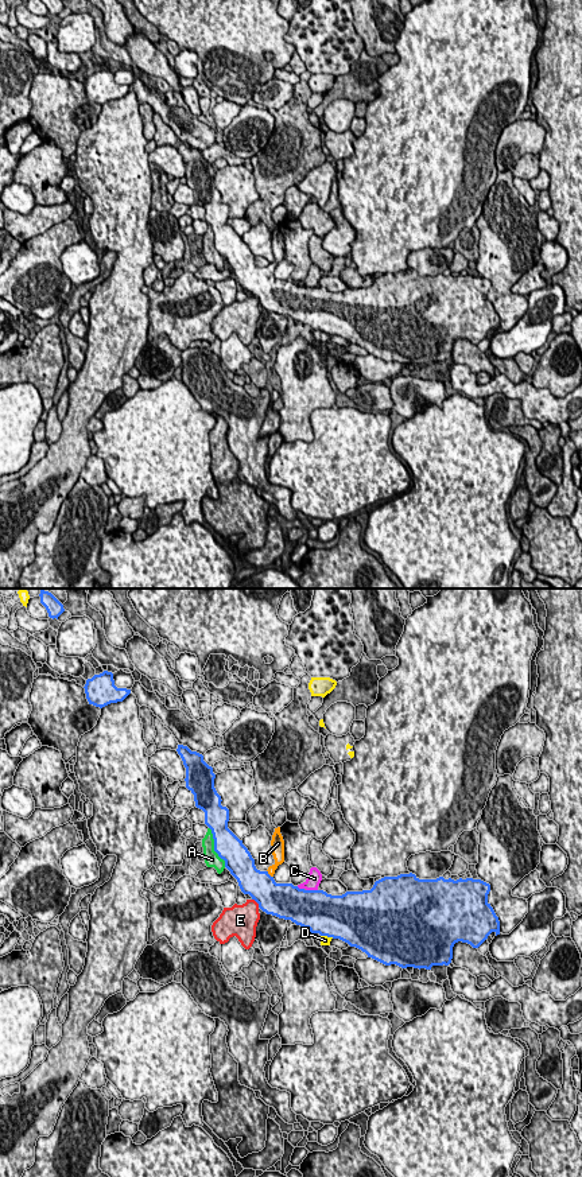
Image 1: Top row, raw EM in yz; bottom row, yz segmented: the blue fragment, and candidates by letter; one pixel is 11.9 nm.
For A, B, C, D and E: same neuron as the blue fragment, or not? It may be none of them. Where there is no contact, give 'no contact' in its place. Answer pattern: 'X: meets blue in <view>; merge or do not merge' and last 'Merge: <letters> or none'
A: meets blue in yz; do not merge
B: meets blue in yz; merge
C: meets blue in yz; do not merge
D: meets blue in yz; do not merge
E: meets blue in yz; do not merge
Merge: B

